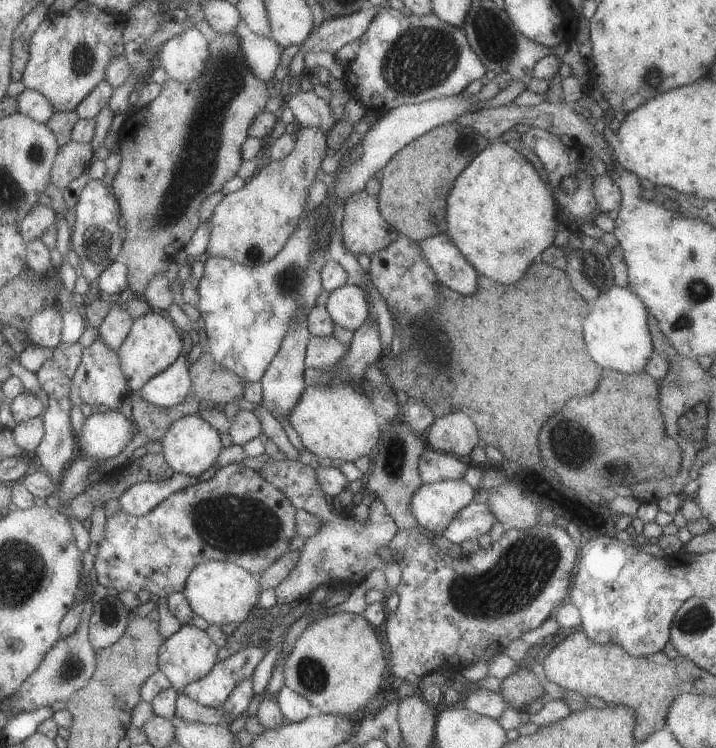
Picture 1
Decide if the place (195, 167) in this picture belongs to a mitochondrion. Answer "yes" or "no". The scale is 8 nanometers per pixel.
yes

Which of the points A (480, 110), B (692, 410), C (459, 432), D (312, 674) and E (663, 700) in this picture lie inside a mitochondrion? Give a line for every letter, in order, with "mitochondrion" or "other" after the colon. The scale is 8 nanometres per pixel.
A: other
B: other
C: other
D: mitochondrion
E: other

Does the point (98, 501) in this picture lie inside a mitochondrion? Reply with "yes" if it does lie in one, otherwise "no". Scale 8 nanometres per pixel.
no

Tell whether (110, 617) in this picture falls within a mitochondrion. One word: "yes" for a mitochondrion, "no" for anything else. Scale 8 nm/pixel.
yes

